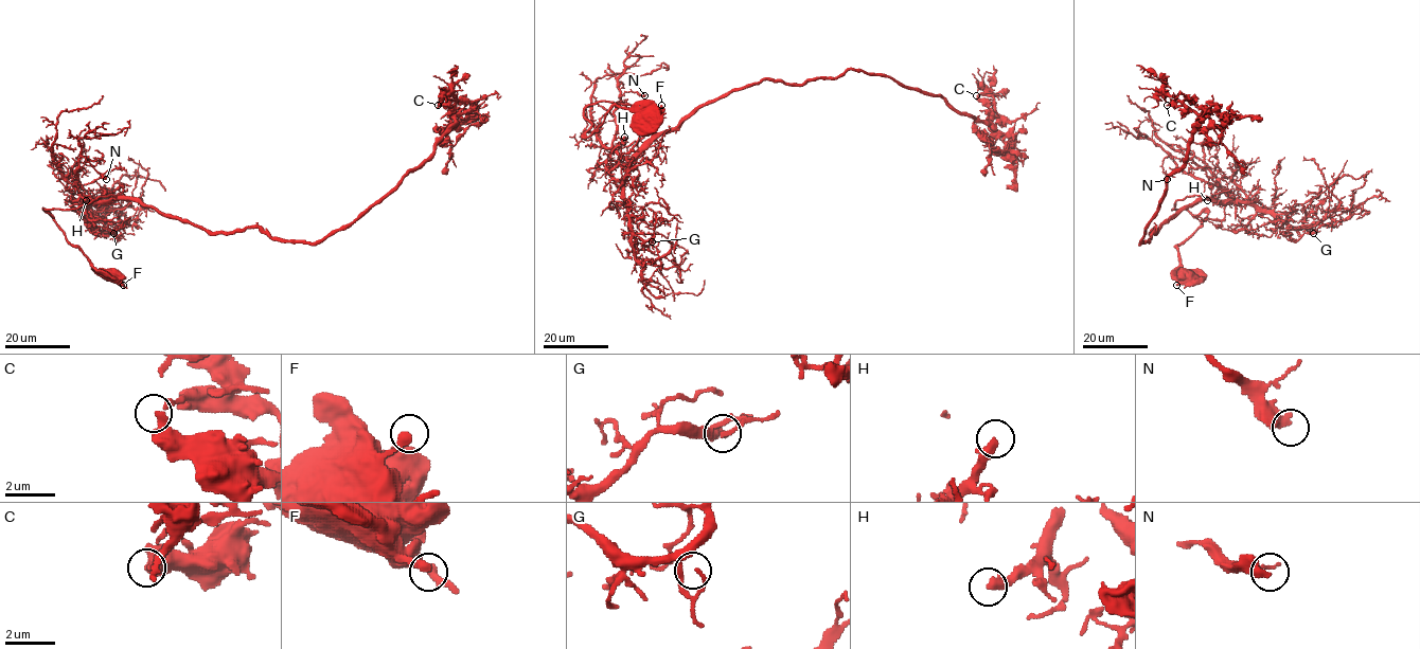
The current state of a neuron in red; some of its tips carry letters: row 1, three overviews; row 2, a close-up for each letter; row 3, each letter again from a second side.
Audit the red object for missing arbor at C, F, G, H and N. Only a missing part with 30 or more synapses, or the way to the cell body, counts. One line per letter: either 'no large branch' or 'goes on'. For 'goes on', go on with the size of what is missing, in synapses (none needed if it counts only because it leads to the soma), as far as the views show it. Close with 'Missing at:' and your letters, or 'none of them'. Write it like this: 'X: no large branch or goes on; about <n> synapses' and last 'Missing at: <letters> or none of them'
C: no large branch
F: no large branch
G: no large branch
H: goes on; about 35 synapses
N: no large branch
Missing at: H

